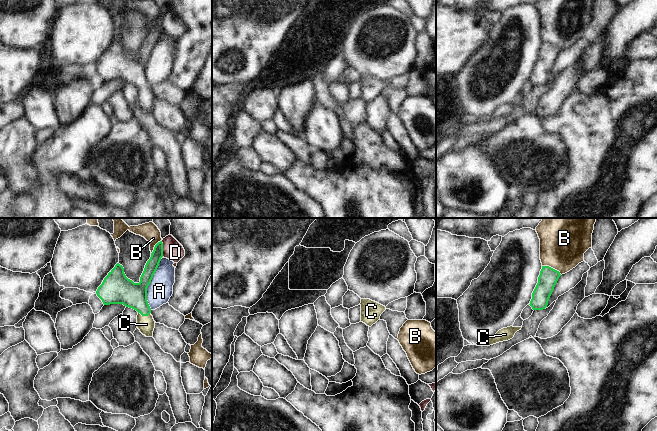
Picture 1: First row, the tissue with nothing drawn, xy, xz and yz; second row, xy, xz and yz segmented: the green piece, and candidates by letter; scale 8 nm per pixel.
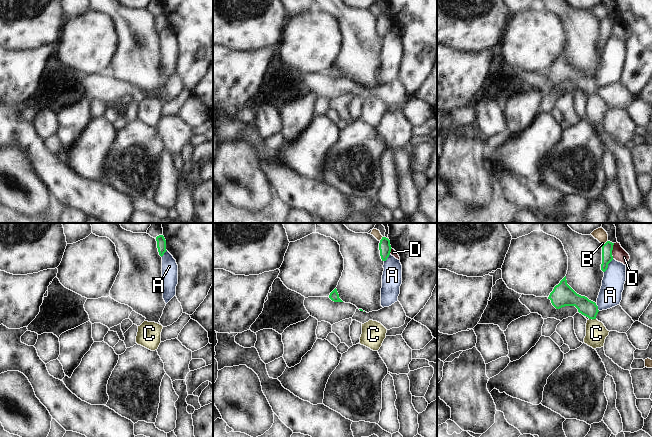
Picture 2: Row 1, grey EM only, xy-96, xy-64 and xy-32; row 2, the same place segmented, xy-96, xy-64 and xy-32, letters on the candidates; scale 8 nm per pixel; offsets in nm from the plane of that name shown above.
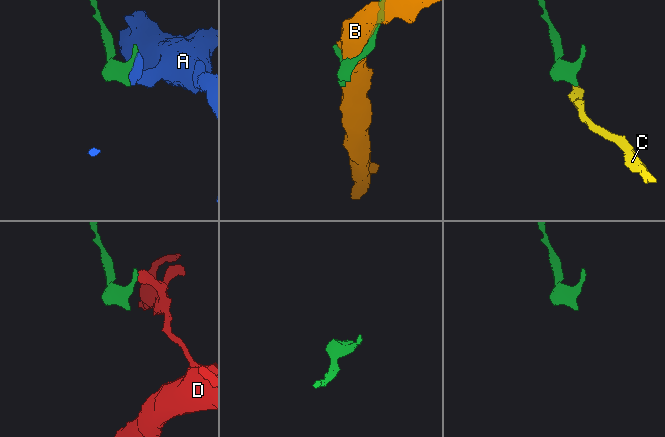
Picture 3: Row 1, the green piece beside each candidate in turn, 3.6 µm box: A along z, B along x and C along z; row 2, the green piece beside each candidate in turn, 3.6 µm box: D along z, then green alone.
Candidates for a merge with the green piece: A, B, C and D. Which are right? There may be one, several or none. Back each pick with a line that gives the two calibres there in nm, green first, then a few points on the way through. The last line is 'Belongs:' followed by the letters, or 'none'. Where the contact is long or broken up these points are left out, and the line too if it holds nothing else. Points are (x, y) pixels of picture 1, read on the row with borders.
C: 220 nm thick on the green side, 140 nm on the other; runs through xy (124, 291), (144, 315), (146, 324)
Belongs: C

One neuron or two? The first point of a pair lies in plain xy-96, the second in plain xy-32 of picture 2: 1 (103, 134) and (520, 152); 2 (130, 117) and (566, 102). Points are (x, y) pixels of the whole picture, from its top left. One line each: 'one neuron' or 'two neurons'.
1: one neuron
2: two neurons

